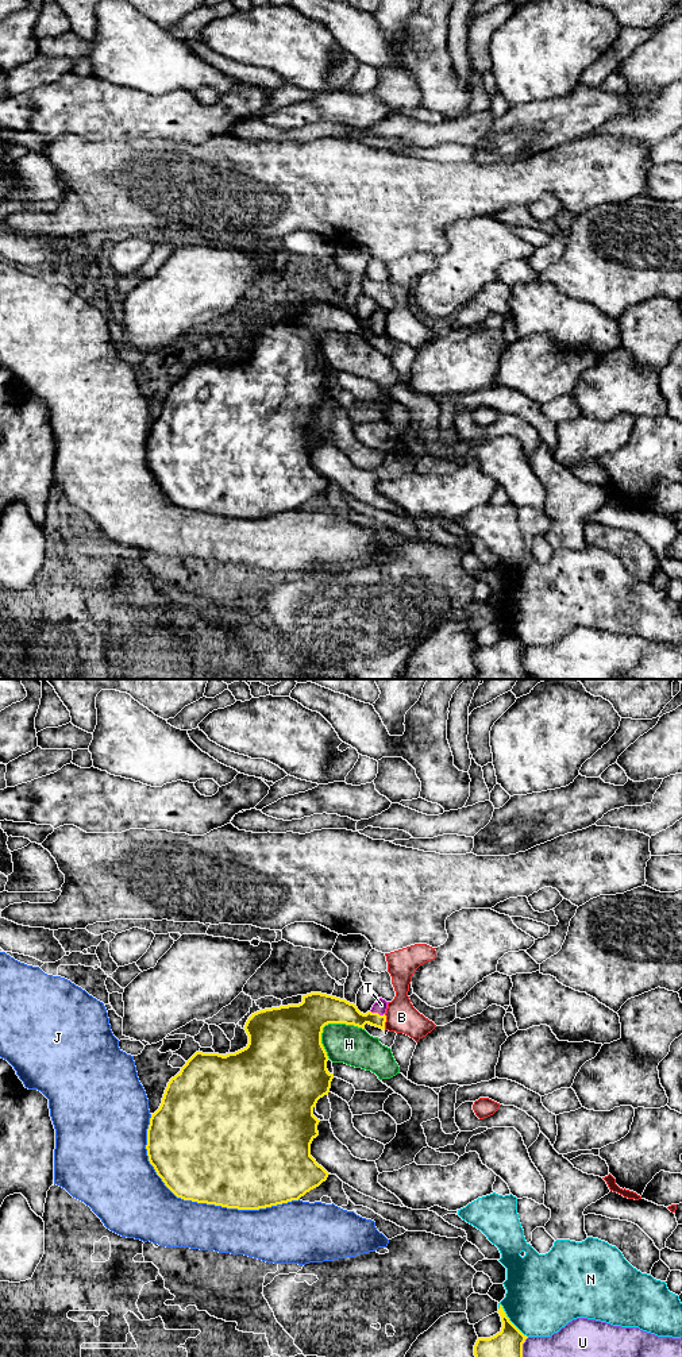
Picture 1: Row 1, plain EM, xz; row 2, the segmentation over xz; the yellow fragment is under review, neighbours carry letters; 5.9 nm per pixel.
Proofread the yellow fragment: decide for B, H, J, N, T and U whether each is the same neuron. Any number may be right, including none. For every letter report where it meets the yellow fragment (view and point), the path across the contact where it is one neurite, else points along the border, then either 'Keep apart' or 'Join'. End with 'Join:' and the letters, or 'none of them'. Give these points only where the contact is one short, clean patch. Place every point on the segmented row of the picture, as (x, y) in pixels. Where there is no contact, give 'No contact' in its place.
B: Touches yellow at xz (385, 1021). Boundary: xz (384, 1014), (385, 1029). Keep apart
H: Touches yellow at xz (328, 1022). Keep apart
J: Touches yellow at xz (197, 1202). Keep apart
N: Touches yellow at xz (509, 1321). Keep apart
T: Touches yellow at xz (377, 1013). Path across: xz (335, 1010), (354, 1017), (377, 1013), (381, 1005). Join
U: Touches yellow at xz (521, 1346). Keep apart
Join: T

